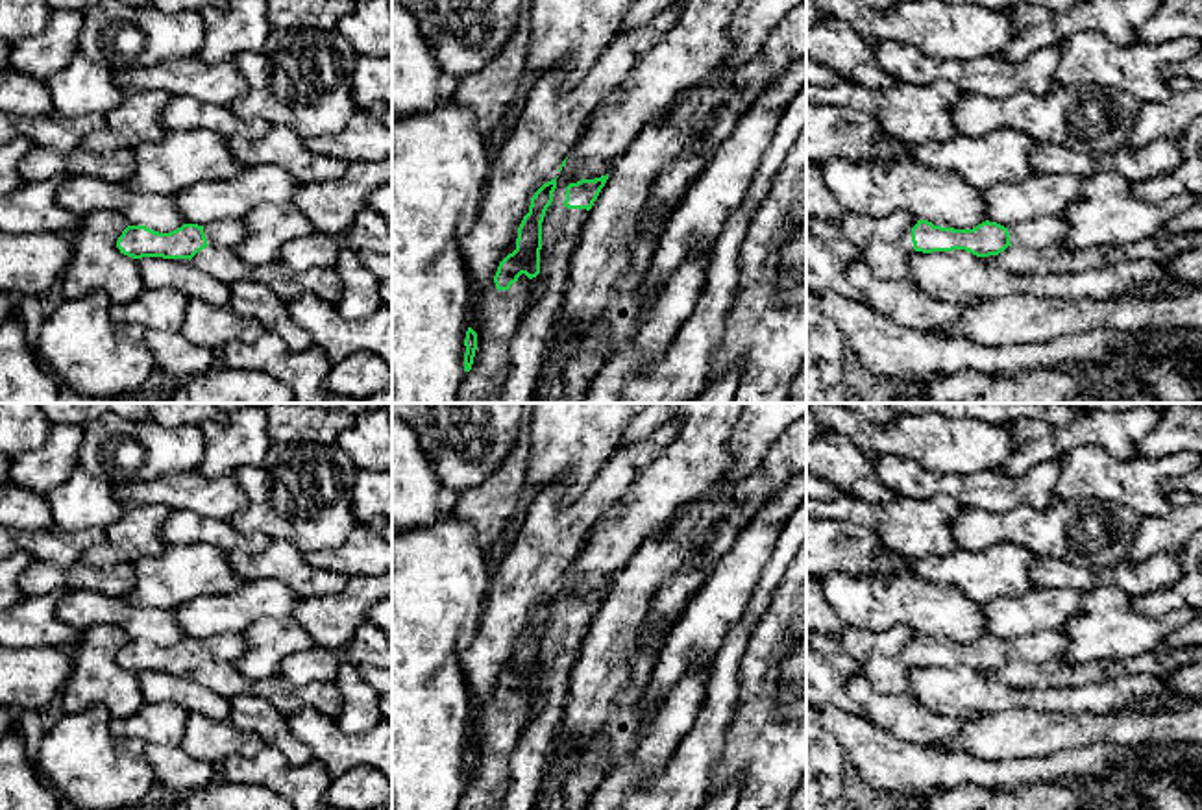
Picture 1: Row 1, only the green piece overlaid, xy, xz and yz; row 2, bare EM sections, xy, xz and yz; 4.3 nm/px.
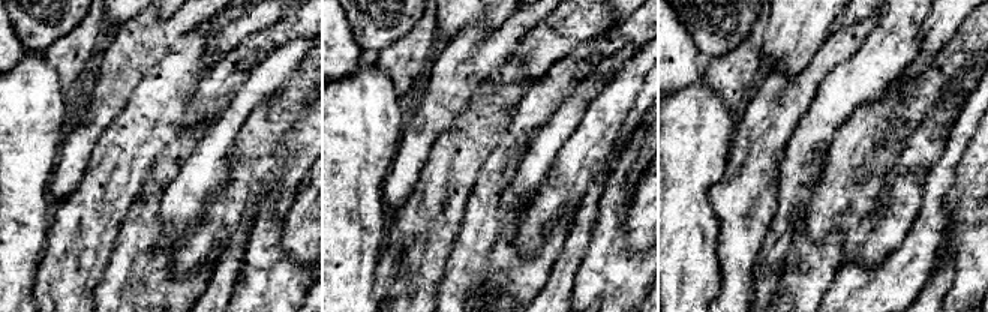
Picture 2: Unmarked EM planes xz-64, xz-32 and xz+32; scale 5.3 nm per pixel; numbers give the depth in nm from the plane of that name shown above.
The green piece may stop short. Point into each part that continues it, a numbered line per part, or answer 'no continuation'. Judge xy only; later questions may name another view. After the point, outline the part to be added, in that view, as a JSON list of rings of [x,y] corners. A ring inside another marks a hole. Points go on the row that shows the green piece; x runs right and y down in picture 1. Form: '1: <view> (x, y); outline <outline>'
1: xy (224, 233); outline [[[242,220],[207,222],[203,233],[209,246],[235,250],[248,235]]]

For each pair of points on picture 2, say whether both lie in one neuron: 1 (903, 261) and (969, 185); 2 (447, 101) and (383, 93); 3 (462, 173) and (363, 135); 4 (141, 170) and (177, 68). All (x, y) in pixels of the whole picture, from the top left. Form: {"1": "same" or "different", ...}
{"1": "different", "2": "different", "3": "different", "4": "same"}

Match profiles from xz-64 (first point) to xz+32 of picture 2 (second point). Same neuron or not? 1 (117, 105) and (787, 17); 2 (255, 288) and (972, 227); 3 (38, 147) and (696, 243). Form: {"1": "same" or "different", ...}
{"1": "different", "2": "same", "3": "same"}

